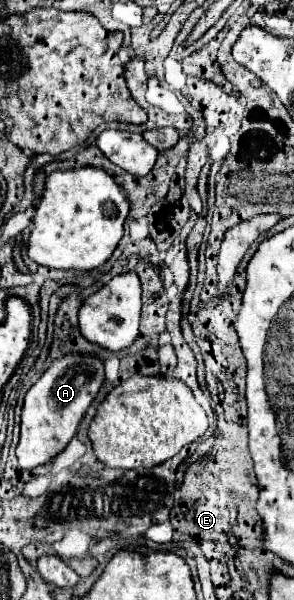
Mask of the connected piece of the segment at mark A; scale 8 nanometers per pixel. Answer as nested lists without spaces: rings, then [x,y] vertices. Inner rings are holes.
[[[66,355],[56,359],[46,373],[30,387],[24,397],[22,423],[20,423],[20,443],[16,447],[18,465],[22,469],[34,469],[52,461],[68,443],[70,427],[78,427],[88,405],[94,401],[98,389],[104,383],[104,363],[98,357],[72,357]]]

